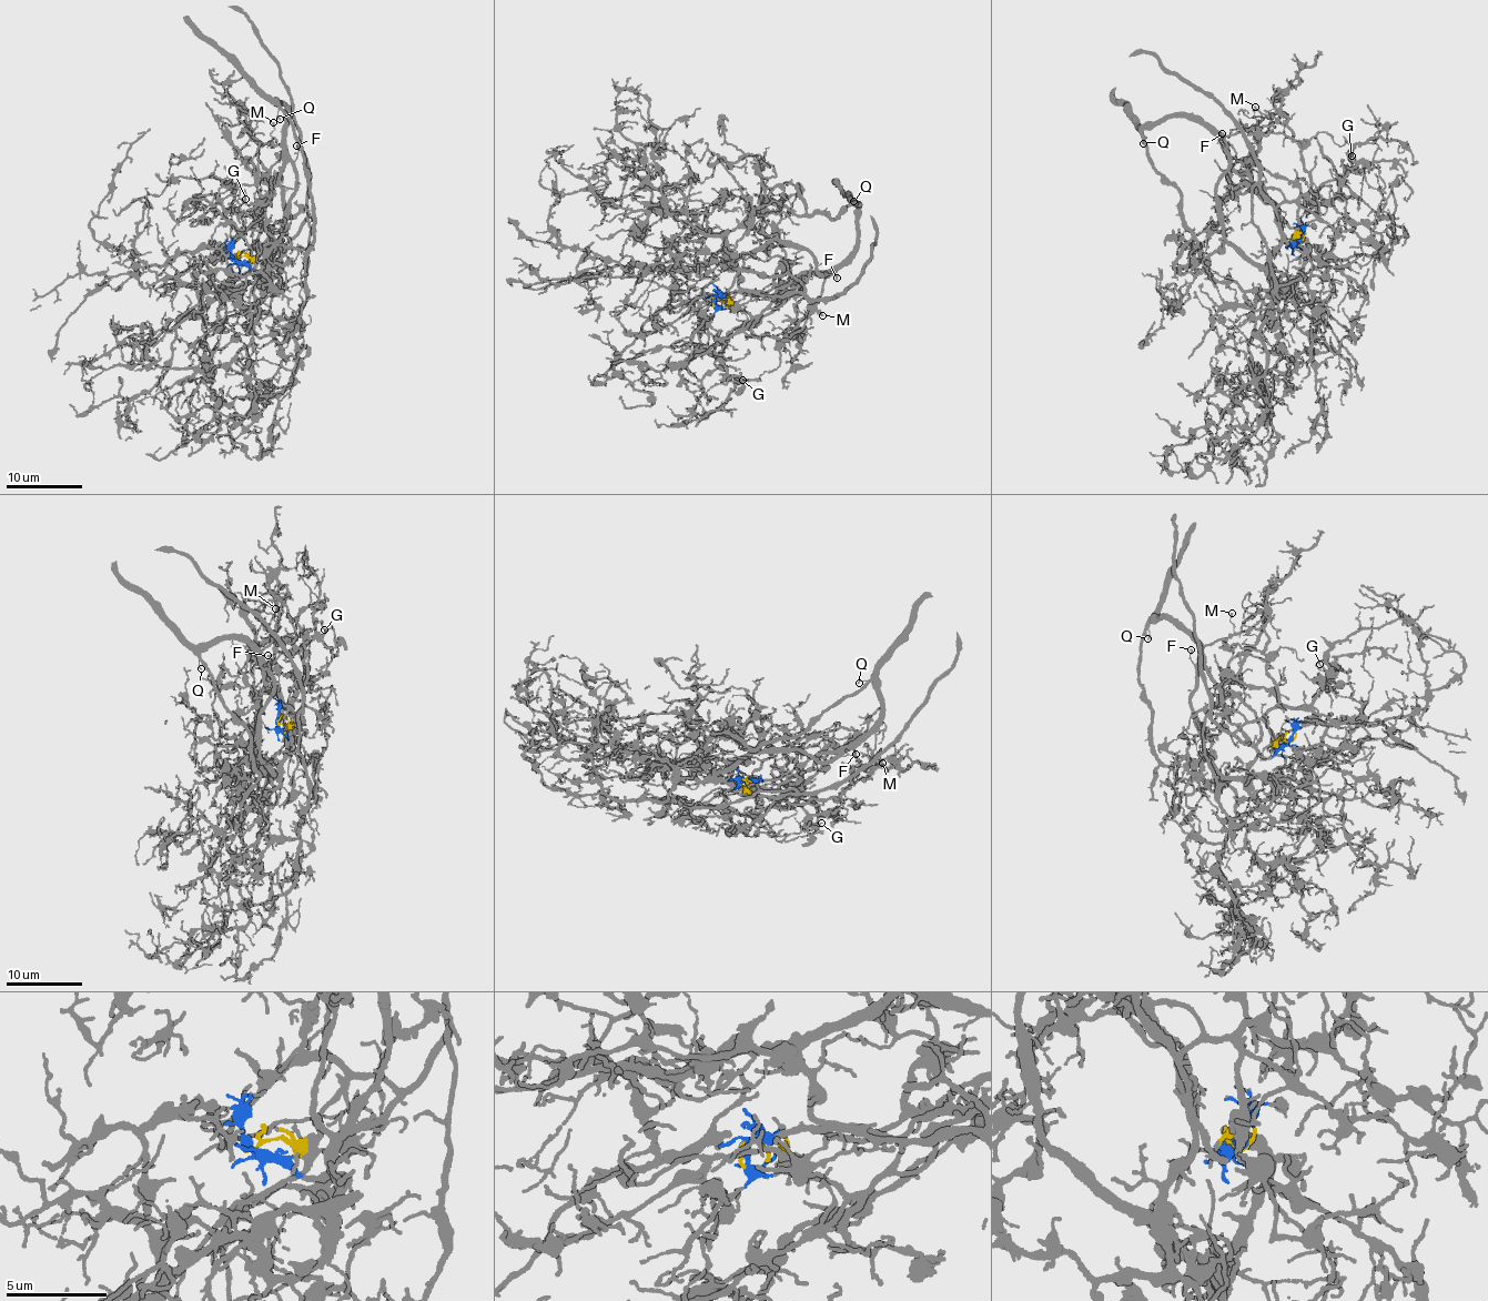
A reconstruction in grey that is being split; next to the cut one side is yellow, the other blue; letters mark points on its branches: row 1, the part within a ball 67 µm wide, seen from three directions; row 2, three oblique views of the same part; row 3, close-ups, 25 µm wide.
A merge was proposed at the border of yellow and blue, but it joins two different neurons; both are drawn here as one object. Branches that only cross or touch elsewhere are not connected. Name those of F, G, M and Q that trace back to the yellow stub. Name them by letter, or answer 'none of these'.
G

